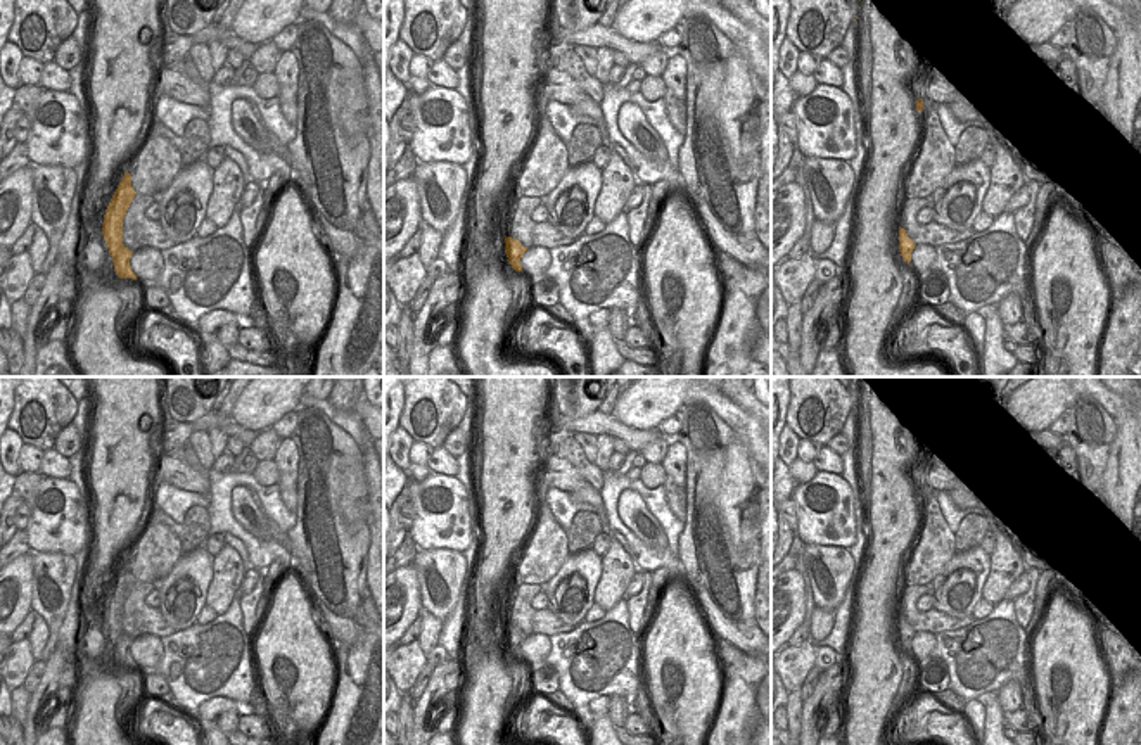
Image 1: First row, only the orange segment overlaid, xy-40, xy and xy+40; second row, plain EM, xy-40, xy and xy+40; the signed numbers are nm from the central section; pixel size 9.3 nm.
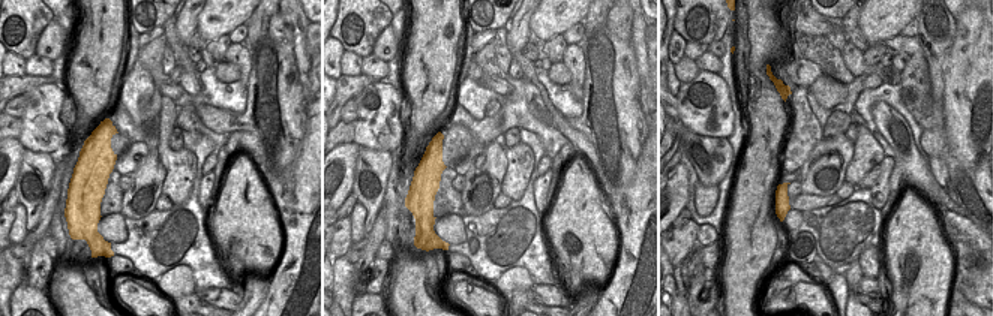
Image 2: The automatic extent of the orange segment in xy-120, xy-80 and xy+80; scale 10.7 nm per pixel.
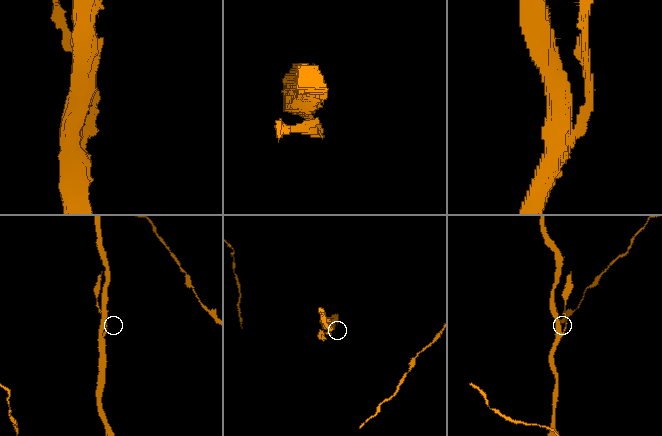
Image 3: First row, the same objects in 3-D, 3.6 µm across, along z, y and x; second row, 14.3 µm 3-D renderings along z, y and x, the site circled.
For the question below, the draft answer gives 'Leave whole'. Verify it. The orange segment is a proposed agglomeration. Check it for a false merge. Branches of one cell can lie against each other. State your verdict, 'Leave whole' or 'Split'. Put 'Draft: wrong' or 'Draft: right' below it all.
Split.
Draft: wrong

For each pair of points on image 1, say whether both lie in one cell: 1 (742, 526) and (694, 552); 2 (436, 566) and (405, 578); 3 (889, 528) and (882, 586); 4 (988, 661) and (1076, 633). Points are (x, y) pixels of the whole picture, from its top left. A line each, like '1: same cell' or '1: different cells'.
1: different cells
2: different cells
3: same cell
4: different cells

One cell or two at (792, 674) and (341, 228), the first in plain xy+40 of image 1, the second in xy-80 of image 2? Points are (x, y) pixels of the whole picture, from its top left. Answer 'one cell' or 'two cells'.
one cell

